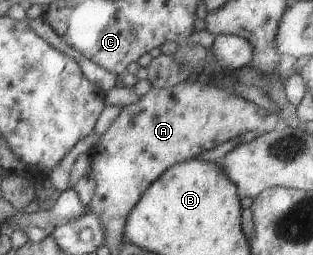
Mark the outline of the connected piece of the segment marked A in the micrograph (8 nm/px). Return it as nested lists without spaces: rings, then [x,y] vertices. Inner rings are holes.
[[[183,81],[168,89],[152,87],[147,94],[141,96],[137,103],[122,106],[120,114],[91,150],[92,165],[89,169],[89,176],[96,181],[95,194],[81,216],[93,213],[99,218],[101,216],[107,216],[107,218],[123,216],[126,218],[145,194],[147,187],[168,168],[179,164],[179,162],[195,159],[199,154],[227,142],[227,140],[242,136],[249,130],[253,130],[261,136],[261,134],[273,132],[281,125],[283,122],[279,115],[267,112],[265,108],[259,108],[257,104],[245,100],[243,96],[227,92],[223,88],[217,88],[213,82],[203,86],[198,81]]]

